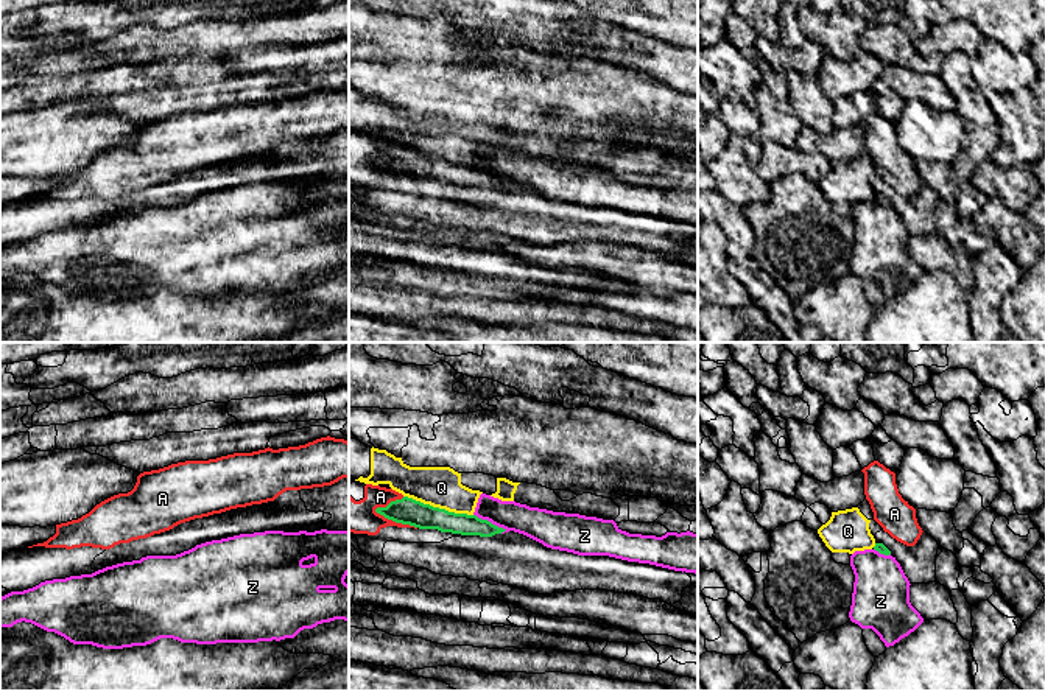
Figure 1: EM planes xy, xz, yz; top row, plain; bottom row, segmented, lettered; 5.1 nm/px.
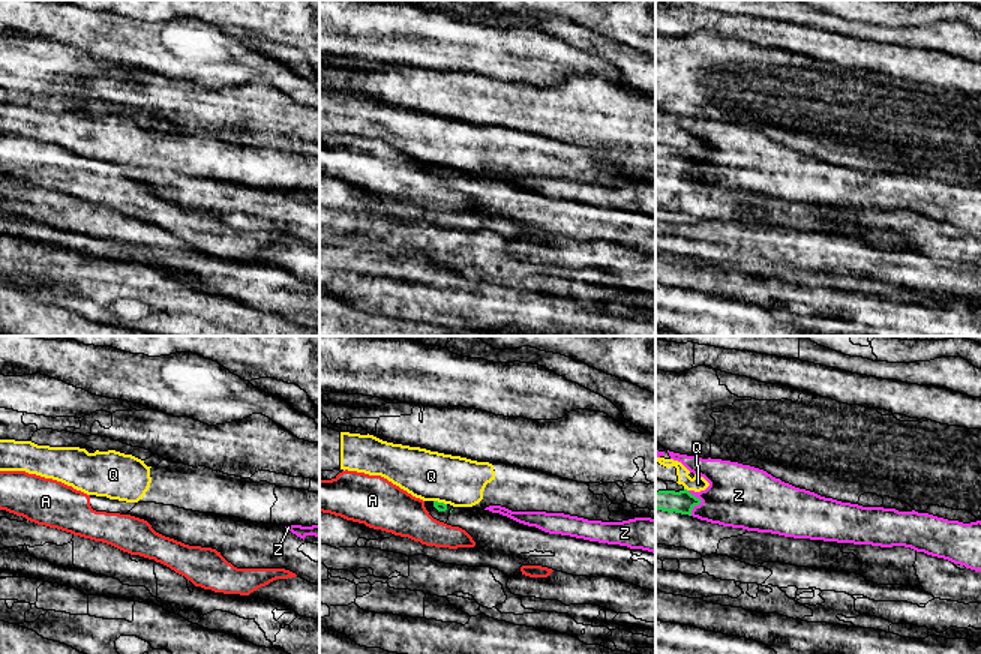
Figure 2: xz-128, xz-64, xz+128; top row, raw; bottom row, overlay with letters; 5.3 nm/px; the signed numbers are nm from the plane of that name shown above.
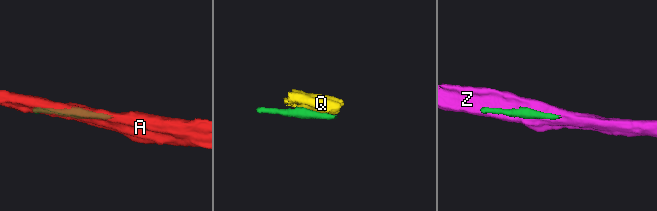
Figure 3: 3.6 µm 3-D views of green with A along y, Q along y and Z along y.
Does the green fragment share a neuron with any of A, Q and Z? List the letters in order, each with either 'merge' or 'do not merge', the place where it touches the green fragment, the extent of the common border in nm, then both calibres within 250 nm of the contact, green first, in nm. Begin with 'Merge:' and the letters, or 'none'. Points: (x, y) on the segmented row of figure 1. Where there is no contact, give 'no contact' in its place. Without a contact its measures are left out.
Merge: none
A: do not merge; meets green in xz at (396, 522); contact 240 nm long; 140 nm thick on the green side, 170 nm on the other
Q: do not merge; meets green in xz at (438, 508); contact 380 nm long; 140 nm thick on the green side, 220 nm on the other
Z: do not merge; meets green in xz at (489, 522); contact 190 nm long; 120 nm thick on the green side, 160 nm on the other

